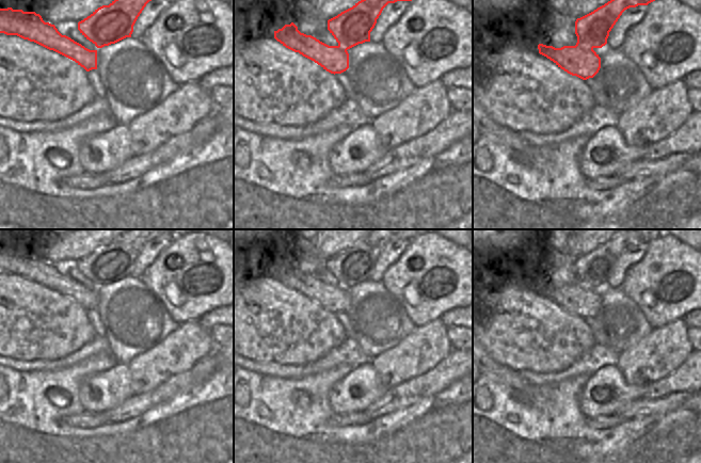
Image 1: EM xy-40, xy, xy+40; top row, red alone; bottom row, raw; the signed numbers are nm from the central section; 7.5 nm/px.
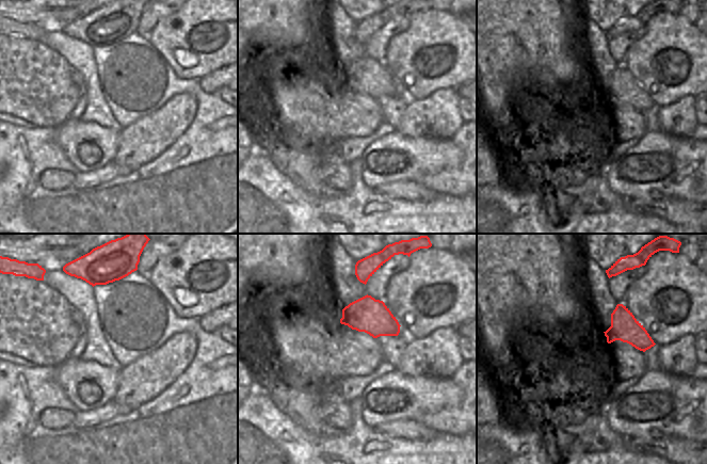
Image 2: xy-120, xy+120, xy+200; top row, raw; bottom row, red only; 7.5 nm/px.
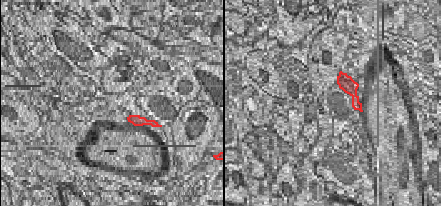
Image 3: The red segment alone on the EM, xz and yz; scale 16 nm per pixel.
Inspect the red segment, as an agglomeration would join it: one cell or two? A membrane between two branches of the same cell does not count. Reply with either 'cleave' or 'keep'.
cleave

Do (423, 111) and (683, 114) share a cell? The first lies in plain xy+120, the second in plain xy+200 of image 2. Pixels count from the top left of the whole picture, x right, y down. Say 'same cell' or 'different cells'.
same cell

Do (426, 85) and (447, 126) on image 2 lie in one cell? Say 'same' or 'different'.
different

